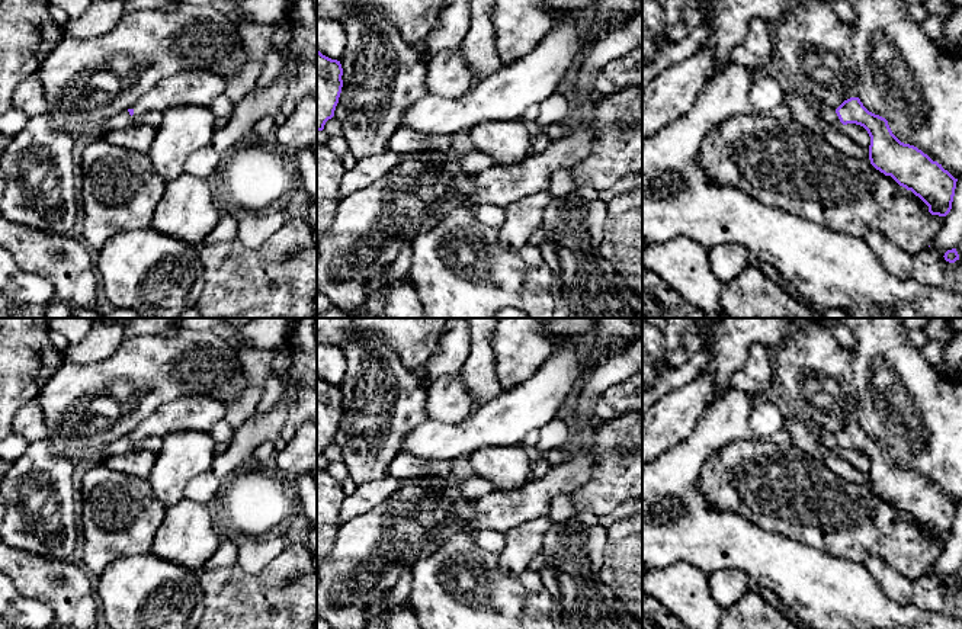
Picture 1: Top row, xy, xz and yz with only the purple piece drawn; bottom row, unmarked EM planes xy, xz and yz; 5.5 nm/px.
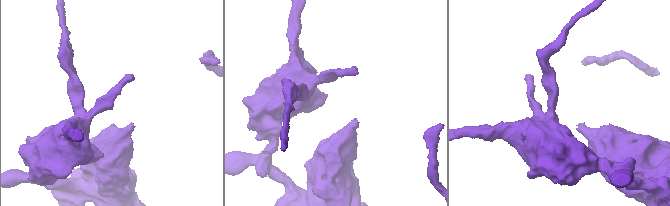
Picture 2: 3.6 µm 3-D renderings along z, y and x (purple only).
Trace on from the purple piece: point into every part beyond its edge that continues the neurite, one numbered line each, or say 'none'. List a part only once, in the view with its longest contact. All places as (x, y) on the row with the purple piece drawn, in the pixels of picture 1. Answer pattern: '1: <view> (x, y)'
1: xy (198, 89)

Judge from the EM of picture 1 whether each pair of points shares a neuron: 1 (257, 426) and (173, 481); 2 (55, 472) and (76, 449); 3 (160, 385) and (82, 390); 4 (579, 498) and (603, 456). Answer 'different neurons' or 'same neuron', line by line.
1: different neurons
2: different neurons
3: same neuron
4: same neuron

